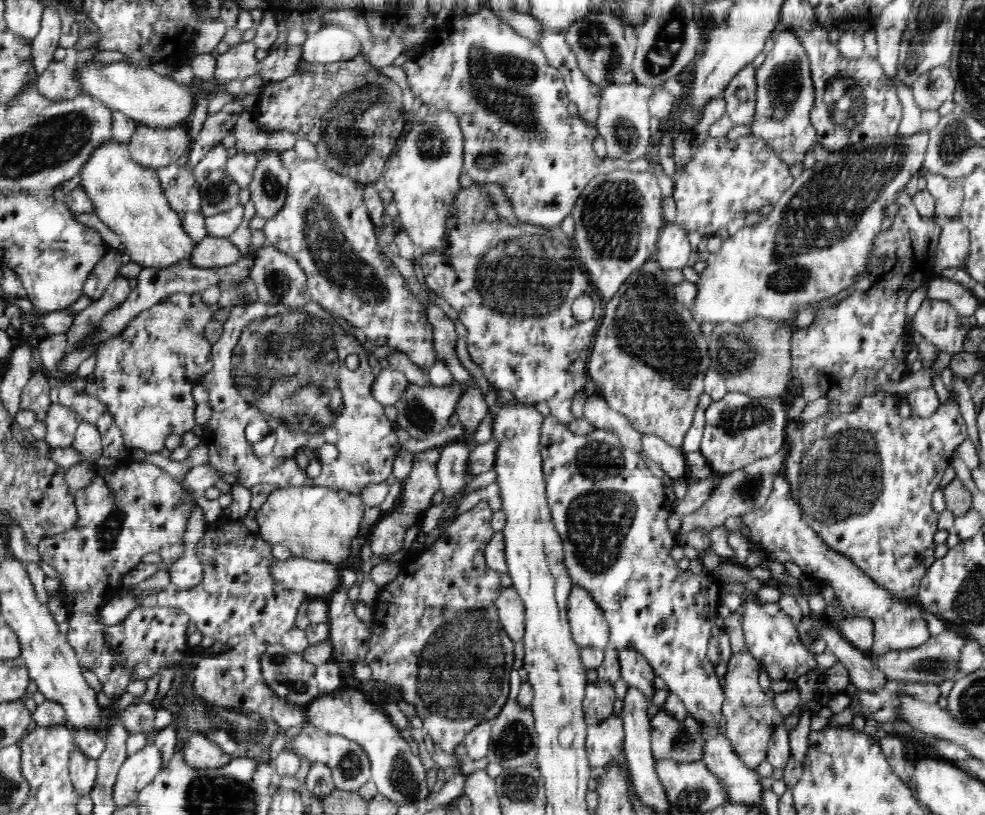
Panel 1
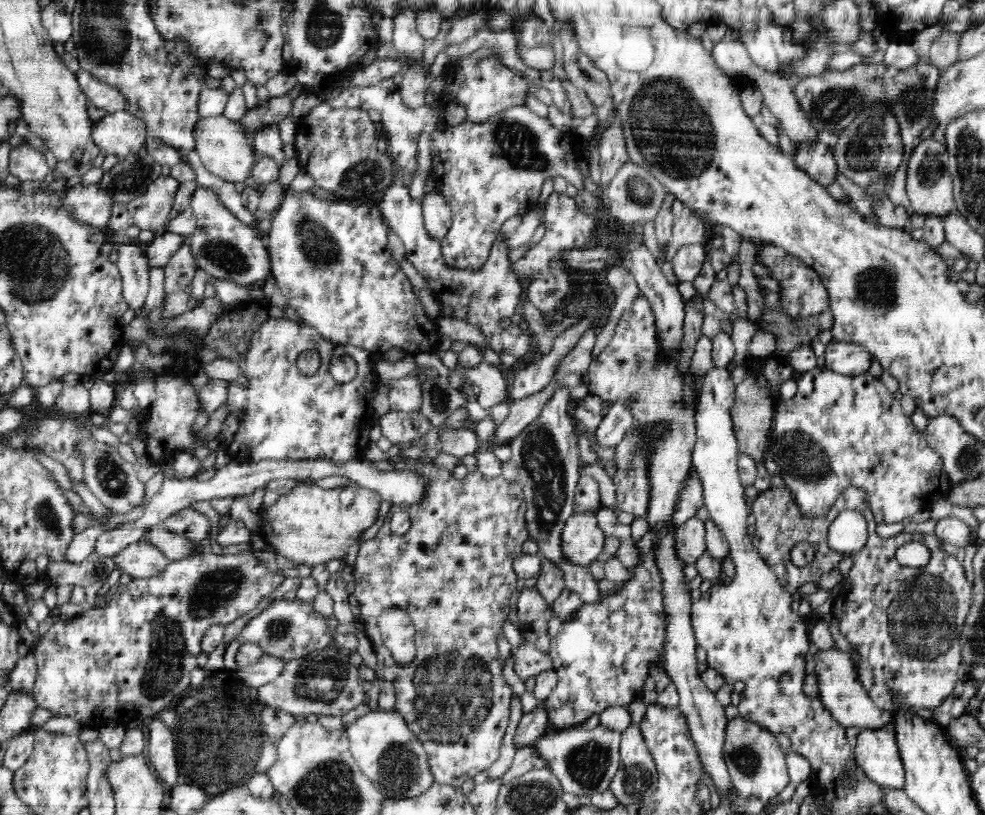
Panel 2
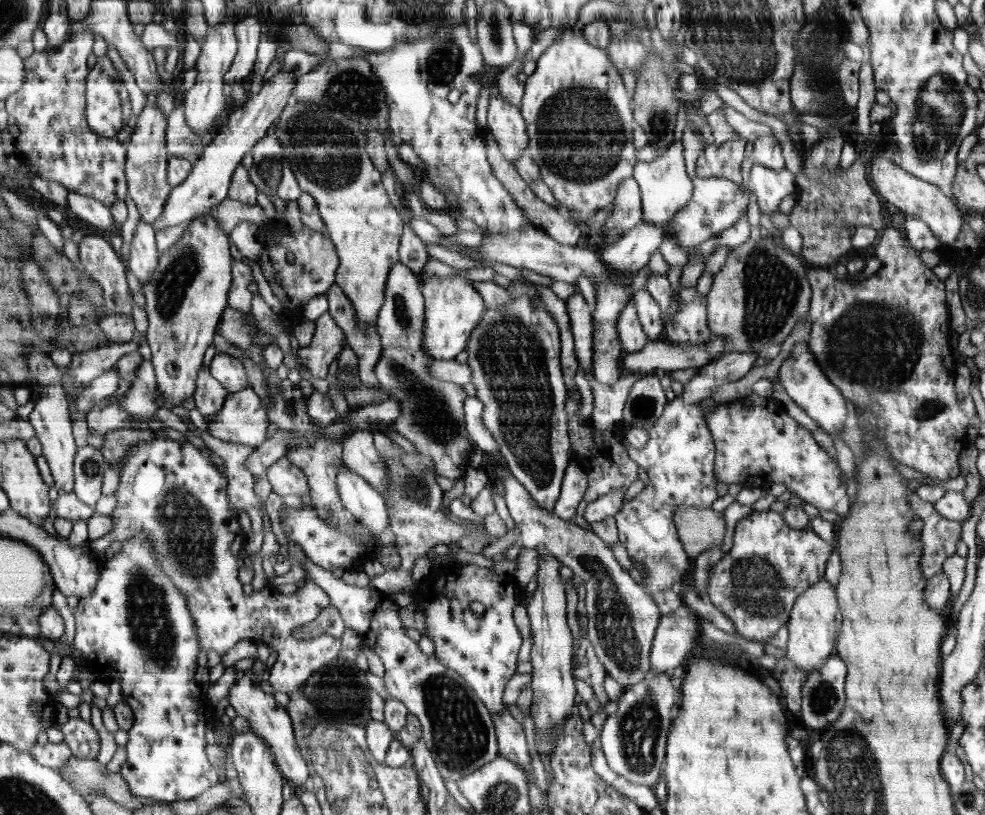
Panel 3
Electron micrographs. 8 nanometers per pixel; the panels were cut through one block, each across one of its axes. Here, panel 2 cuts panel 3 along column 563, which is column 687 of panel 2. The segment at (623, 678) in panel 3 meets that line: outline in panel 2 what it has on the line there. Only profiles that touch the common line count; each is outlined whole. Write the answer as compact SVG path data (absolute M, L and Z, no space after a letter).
M690 517L678 526L674 534L674 541L676 541L674 545L678 557L686 561L686 564L695 564L695 560L707 551L705 534L704 521L696 517Z

